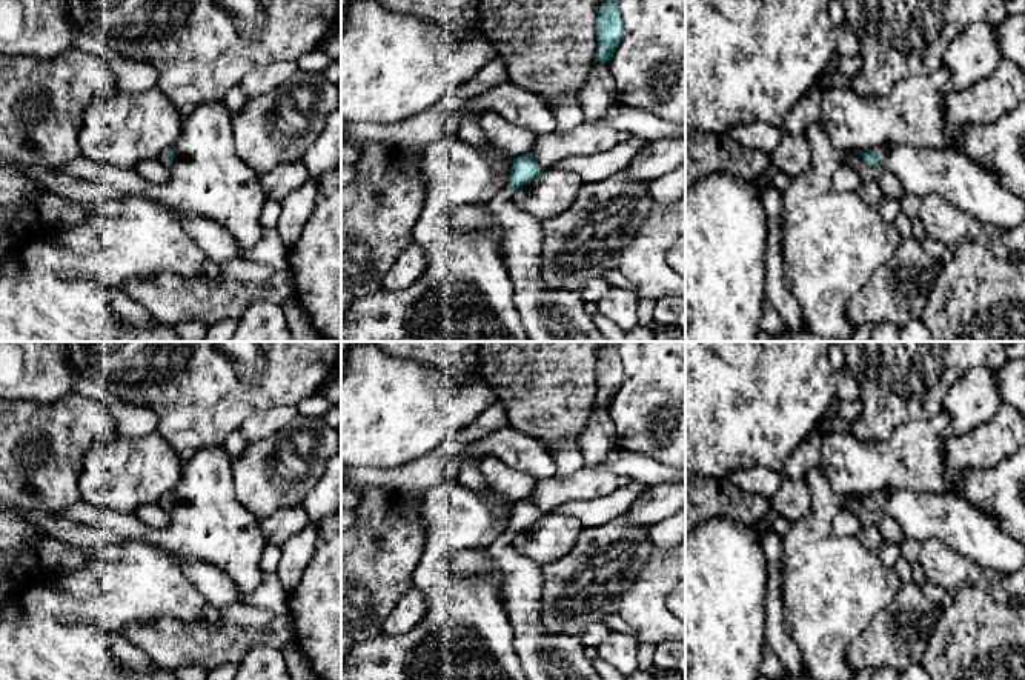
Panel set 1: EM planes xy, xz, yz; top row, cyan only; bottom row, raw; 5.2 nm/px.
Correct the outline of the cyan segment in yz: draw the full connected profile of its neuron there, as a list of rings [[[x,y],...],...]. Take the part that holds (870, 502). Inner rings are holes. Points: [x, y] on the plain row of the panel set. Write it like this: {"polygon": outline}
{"polygon": [[[896,489],[854,498],[868,509],[890,515],[905,538],[921,543],[936,538],[982,569],[1007,575],[1025,563],[1025,546],[1003,532],[993,515],[973,505],[964,494]]]}

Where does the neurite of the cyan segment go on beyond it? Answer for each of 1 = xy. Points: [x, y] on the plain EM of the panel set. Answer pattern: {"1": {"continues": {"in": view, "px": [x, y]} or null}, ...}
{"1": {"continues": {"in": "xy", "px": [162, 502]}}}

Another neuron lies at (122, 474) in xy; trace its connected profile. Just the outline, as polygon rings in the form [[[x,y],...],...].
[[[158,432],[137,438],[117,434],[115,438],[100,440],[89,449],[78,489],[81,500],[98,511],[135,514],[143,505],[157,503],[161,495],[172,492],[181,468],[178,455]]]

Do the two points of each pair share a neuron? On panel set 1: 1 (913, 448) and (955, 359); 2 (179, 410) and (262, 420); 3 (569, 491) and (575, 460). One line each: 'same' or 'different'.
1: different
2: different
3: different

